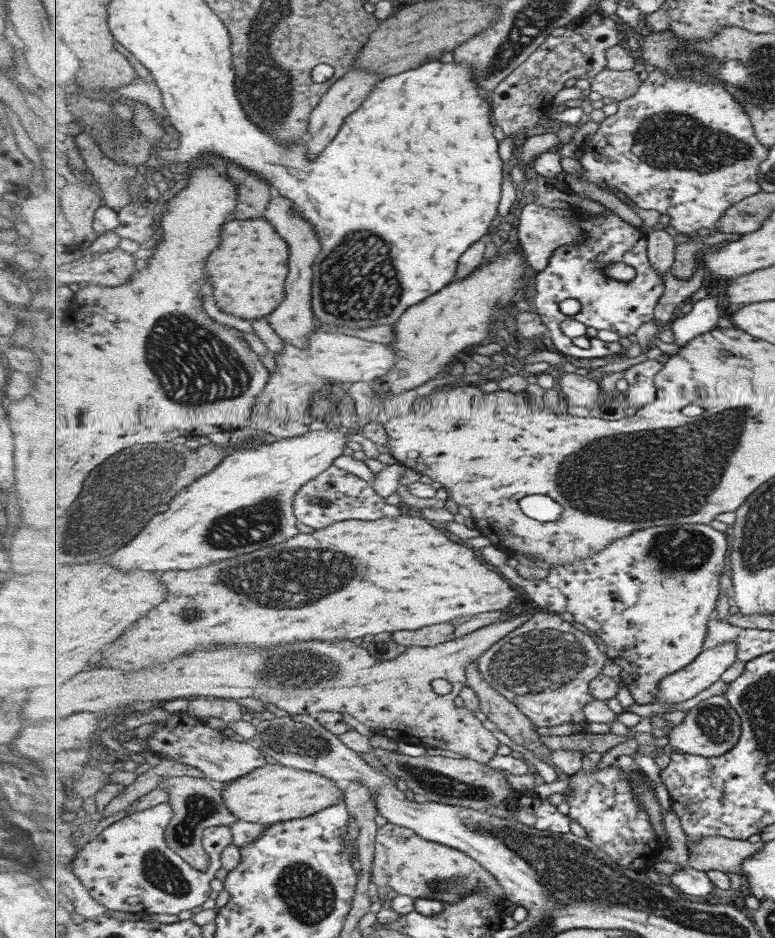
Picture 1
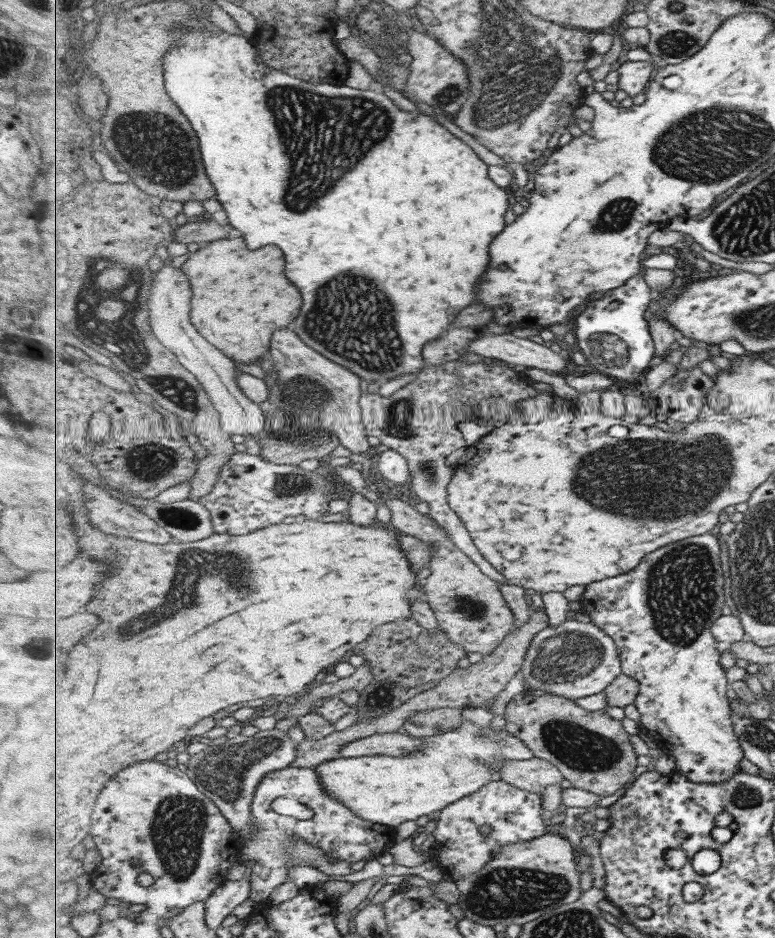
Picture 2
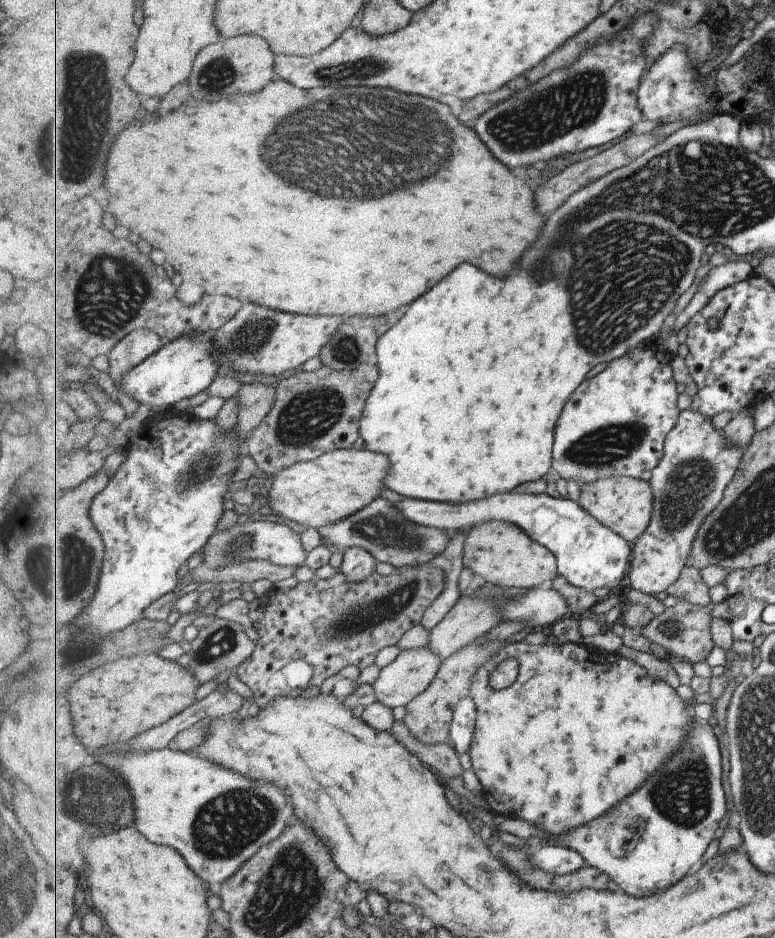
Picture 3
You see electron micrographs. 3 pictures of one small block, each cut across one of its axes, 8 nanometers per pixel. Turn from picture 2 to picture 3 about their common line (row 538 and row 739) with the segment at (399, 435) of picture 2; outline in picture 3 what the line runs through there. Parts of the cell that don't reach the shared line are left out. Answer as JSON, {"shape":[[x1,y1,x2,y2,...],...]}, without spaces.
{"shape":[[472,696,465,697,454,712,454,721,450,730,451,745,459,754,467,754,472,747,476,733,478,708]]}

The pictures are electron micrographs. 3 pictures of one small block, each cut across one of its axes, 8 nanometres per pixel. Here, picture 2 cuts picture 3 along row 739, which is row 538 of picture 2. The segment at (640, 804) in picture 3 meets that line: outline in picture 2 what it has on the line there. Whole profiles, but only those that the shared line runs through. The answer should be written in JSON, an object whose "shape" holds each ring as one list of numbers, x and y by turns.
{"shape":[[705,533,701,536,692,536,685,540,673,542,648,554,643,562,636,566,631,572,620,574,619,576,601,580,593,584,585,585,585,592,580,597,581,607,585,612,589,612,591,620,599,628,604,629,613,637,620,649,621,665,624,673,635,677,639,681,639,694,635,700,635,706,639,710,639,727,648,737,655,740,658,746,667,753,676,758,676,770,684,773,689,780,699,782,699,784,721,784,725,780,733,779,733,776,741,771,741,760,745,758,744,748,741,747,740,736,737,736,736,728,733,727,734,714,732,712,732,703,729,702,727,690,729,690,729,681,727,671,722,664,719,664,721,658,722,645,712,632,712,626,716,620,722,616,725,604,725,578,723,578,723,568,721,567,721,544,715,538,715,534]]}

